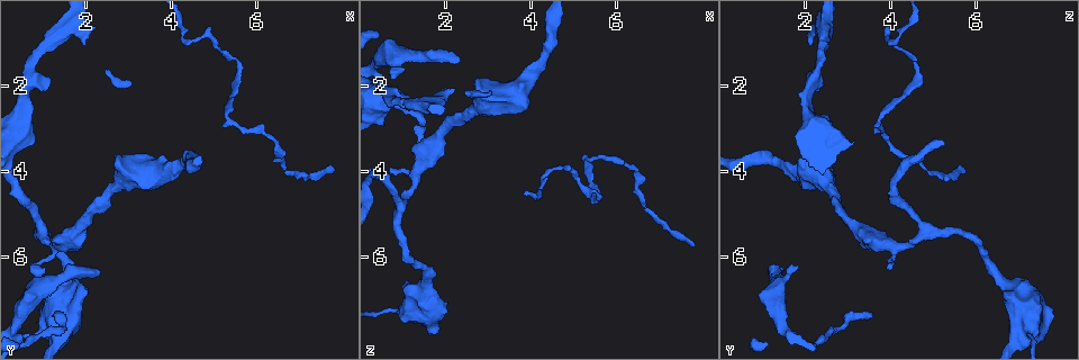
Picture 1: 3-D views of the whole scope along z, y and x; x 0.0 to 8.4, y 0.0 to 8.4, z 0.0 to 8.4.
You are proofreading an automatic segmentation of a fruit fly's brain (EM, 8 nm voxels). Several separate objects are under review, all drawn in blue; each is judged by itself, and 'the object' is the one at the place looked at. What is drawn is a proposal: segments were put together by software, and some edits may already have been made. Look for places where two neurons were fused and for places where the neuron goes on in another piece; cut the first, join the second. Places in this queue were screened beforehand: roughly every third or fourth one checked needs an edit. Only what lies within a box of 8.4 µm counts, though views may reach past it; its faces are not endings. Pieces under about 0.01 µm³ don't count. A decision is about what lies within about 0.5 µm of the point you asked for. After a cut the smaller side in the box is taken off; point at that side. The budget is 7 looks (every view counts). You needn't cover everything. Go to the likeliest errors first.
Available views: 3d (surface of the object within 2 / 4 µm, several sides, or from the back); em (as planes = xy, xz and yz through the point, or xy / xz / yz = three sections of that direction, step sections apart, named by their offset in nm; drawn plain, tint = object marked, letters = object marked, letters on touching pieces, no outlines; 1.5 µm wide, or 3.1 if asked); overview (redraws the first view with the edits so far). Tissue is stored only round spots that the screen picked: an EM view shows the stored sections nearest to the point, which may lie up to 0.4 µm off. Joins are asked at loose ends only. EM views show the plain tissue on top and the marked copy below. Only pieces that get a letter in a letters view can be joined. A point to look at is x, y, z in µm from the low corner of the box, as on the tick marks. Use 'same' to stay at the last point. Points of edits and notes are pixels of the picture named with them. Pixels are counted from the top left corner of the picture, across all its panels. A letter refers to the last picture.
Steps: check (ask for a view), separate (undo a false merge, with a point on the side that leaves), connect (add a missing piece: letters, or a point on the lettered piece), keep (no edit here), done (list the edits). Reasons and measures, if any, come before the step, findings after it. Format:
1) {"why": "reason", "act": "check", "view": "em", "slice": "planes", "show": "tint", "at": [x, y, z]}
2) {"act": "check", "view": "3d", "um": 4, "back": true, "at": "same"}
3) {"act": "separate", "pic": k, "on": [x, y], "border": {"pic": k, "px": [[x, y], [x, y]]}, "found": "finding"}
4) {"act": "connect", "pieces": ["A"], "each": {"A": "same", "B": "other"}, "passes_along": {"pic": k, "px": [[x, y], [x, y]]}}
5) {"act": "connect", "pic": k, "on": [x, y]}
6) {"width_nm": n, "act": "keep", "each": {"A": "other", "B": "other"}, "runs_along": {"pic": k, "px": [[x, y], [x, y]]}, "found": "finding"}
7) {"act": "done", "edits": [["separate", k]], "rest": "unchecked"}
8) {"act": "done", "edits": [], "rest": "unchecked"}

{"why": "branch stops here", "act": "check", "view": "3d", "um": 2, "at": [2.20, 0.70, 2.05]}

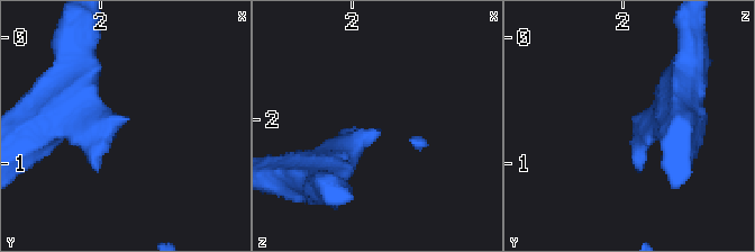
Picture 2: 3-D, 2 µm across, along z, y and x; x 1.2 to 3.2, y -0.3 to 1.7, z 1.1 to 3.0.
{"act": "check", "view": "em", "slice": "xy", "step": 4, "show": "letters", "at": [2.24, 0.64, 2.08]}

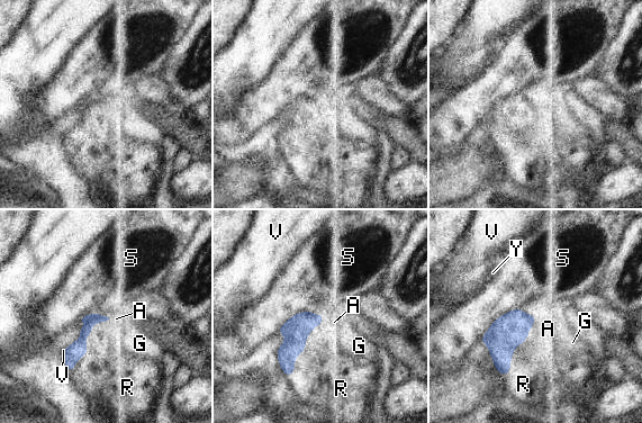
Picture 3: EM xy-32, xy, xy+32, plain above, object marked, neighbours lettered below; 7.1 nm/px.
{"act": "connect", "pieces": ["R"], "each": {"A": "other", "G": "other", "R": "same", "S": "other", "V": "other", "Y": "other"}, "passes_along": {"pic": 3, "px": [[73, 352], [87, 349], [112, 372]]}, "found": "the neuron continues"}

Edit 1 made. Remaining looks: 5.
{"why": "see it whole again", "act": "check", "view": "overview"}

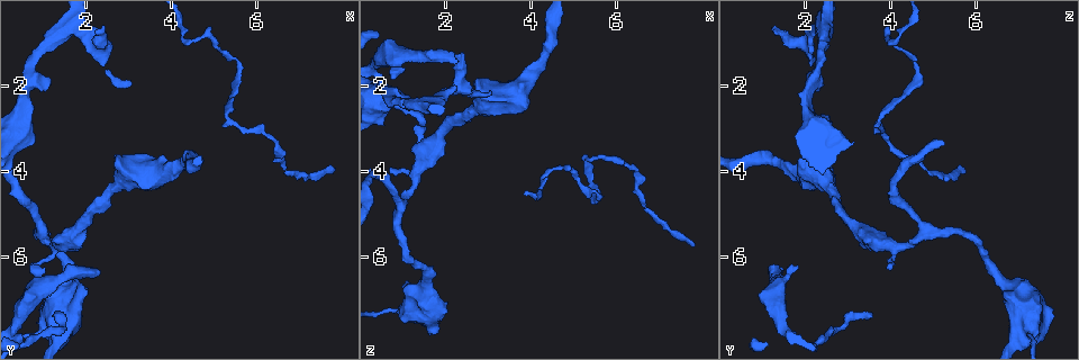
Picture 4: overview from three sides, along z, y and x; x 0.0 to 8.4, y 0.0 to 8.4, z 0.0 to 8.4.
{"why": "branch stops here", "act": "check", "view": "3d", "um": 4, "at": [2.35, 6.35, 1.45]}

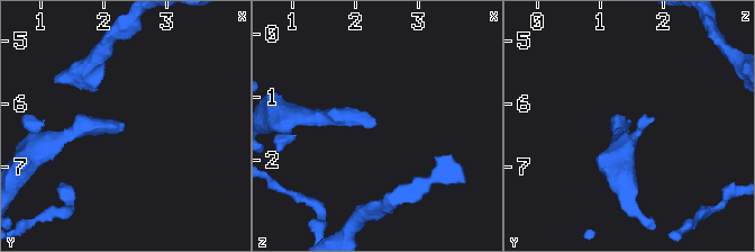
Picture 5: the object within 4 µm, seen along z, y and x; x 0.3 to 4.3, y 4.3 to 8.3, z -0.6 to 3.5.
{"act": "check", "view": "em", "slice": "planes", "show": "letters", "at": [2.30, 6.30, 1.45]}

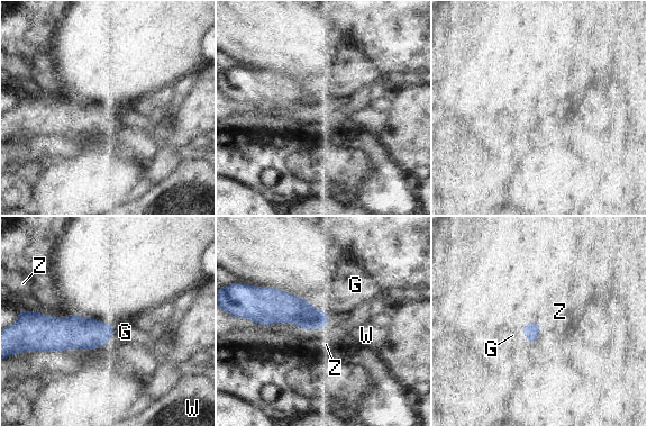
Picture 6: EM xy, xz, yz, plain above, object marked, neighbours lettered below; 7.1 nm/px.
{"act": "connect", "pieces": ["G"], "each": {"G": "same", "W": "other", "Z": "other"}, "passes_along": {"pic": 6, "px": [[79, 333], [111, 335], [125, 332]]}, "found": "it goes on there"}

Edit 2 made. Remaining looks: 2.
{"why": "tapers out", "act": "check", "view": "3d", "um": 2, "at": [0.70, 6.20, 3.95]}

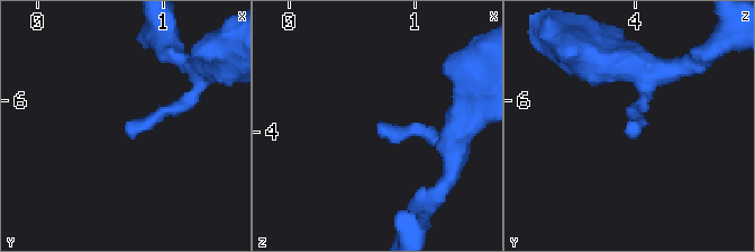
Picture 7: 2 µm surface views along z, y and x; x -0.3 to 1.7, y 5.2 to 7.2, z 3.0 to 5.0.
{"act": "check", "view": "em", "slice": "planes", "show": "letters", "at": [0.70, 6.16, 3.94]}

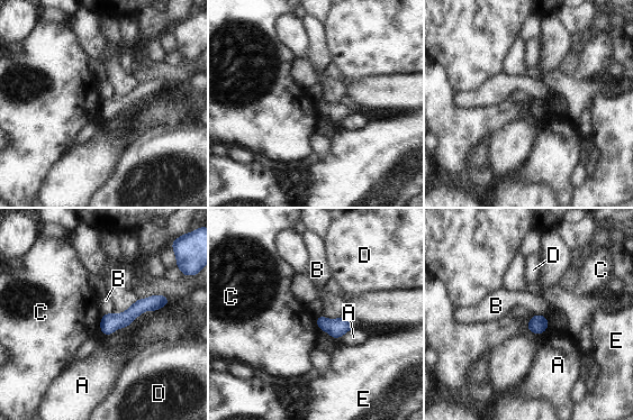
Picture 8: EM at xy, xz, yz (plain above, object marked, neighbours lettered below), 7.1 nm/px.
{"act": "keep", "each": {"A": "other", "B": "other", "C": "other", "D": "other", "E": "other"}, "runs_along": {"pic": 8, "px": [[164, 300], [102, 327]]}, "found": "none of them fits"}

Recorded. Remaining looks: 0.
{"act": "done", "edits": [["connect", 3], ["connect", 6]], "rest": "unchecked"}

